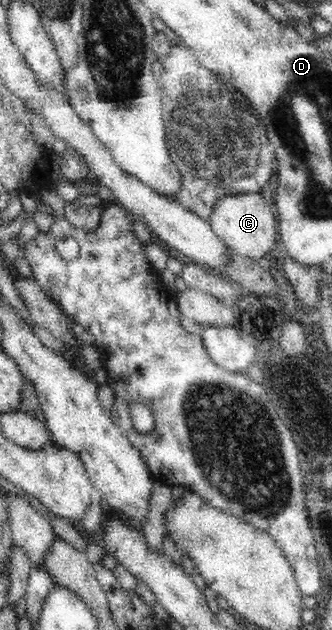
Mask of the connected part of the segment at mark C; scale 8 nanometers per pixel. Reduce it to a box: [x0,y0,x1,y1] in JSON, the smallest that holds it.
[208,194,275,261]

